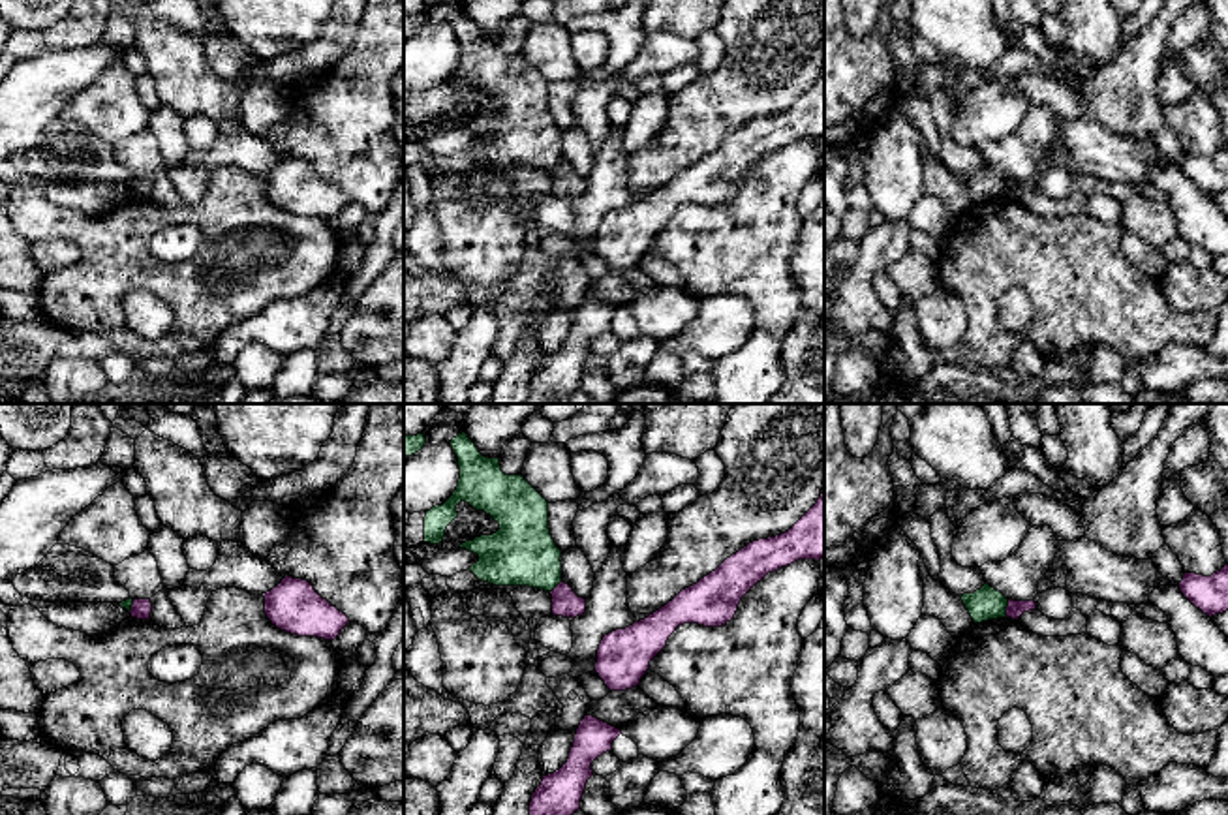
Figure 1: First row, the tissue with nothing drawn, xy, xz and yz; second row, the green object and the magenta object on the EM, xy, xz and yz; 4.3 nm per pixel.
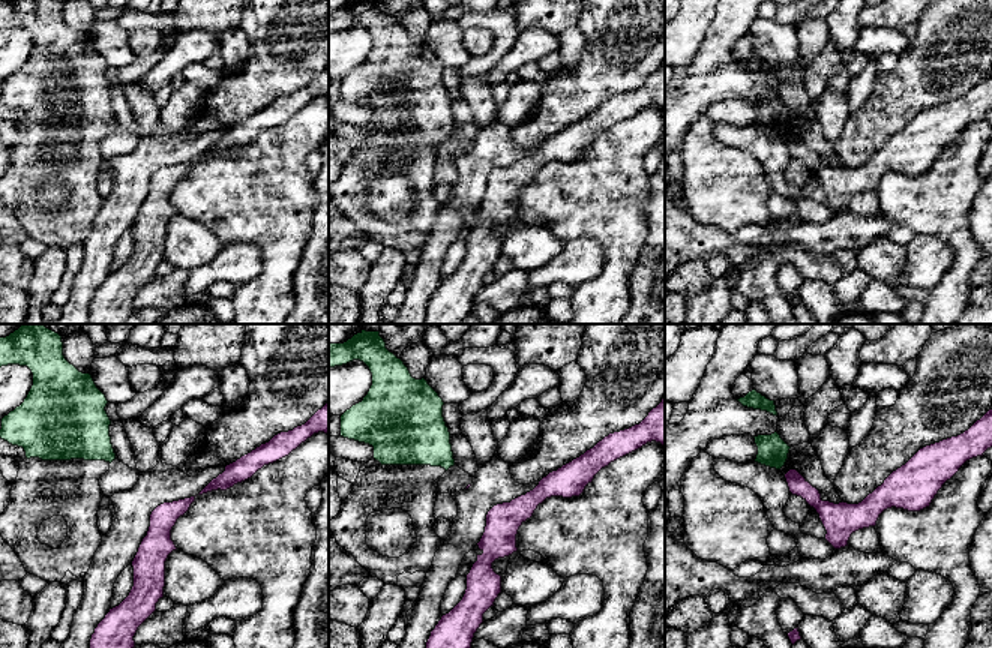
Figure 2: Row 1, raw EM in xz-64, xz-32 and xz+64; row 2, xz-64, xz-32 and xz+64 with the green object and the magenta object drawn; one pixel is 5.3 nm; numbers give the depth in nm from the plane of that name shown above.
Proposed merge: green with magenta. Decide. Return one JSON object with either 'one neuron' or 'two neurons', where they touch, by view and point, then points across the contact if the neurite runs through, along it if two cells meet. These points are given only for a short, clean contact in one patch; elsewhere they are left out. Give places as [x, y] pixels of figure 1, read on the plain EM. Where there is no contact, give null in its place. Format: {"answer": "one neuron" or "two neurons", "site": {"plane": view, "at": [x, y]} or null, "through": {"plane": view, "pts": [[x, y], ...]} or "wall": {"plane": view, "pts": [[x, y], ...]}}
{"answer": "two neurons", "site": {"plane": "yz", "at": [1005, 188]}, "wall": {"plane": "yz", "pts": [[1009, 179], [1005, 196]]}}

